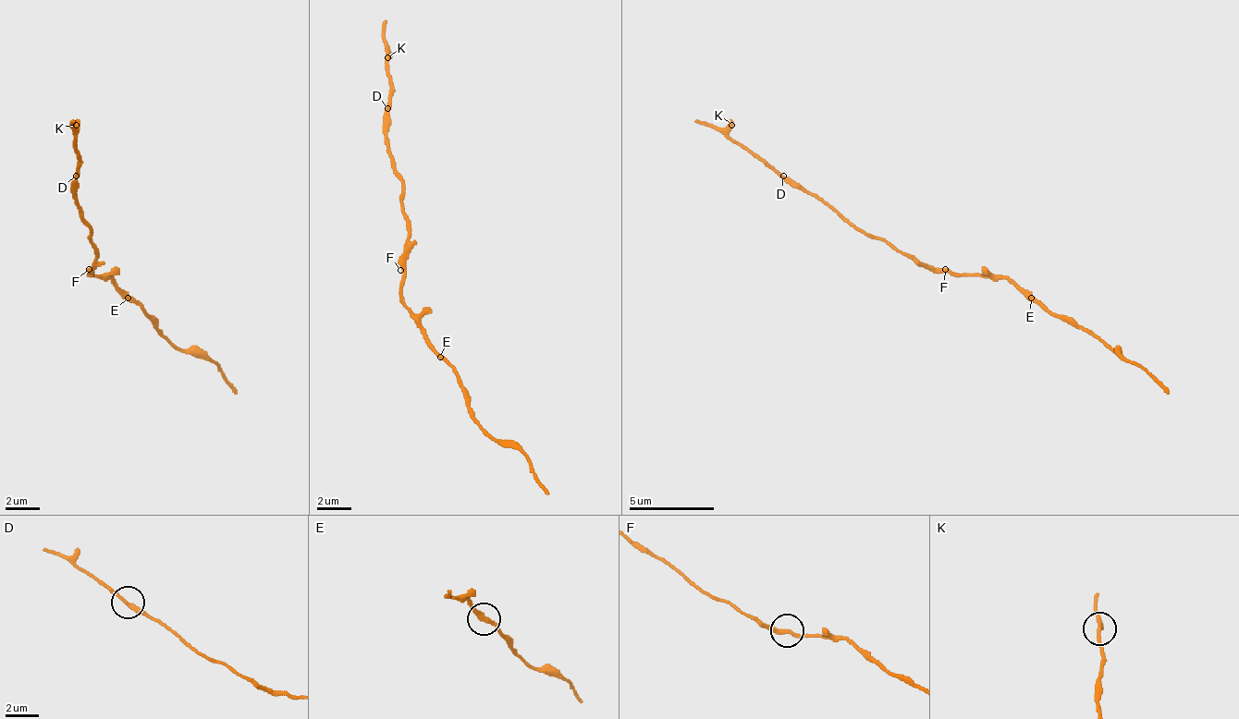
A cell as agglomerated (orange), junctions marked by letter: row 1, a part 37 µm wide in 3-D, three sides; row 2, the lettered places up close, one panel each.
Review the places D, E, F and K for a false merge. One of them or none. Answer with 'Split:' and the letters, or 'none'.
Split: none

